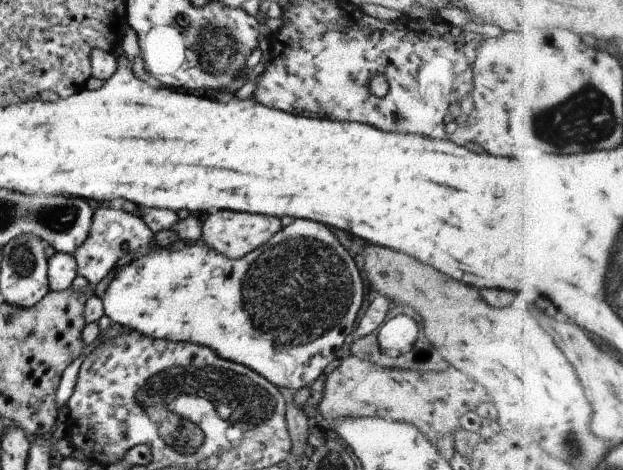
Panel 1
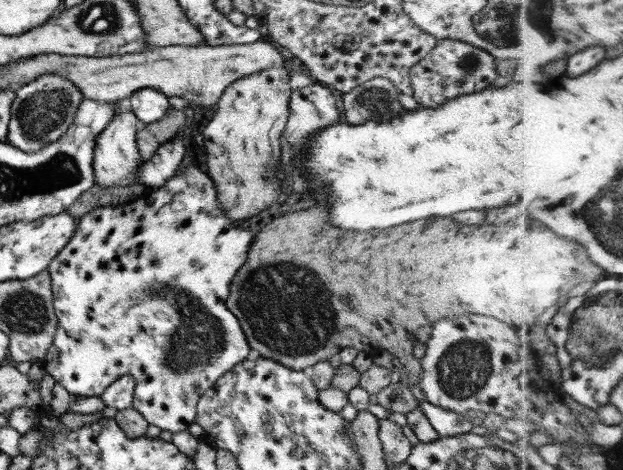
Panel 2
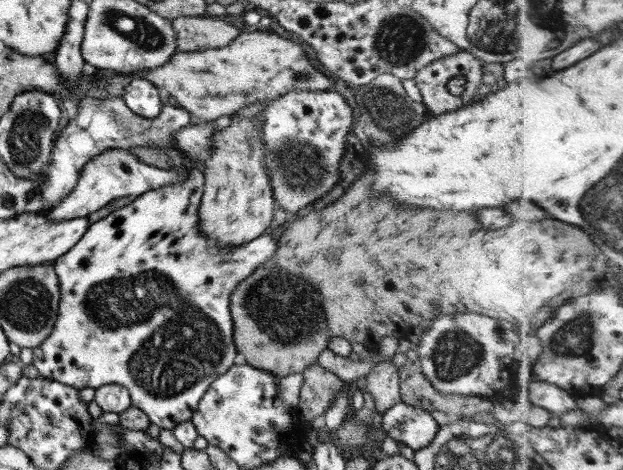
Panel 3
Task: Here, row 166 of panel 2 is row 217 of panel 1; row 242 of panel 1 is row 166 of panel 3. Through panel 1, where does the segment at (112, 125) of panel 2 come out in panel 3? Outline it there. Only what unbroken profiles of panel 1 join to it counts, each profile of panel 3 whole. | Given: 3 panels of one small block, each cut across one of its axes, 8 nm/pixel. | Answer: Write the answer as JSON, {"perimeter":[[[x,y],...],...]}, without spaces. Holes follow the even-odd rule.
{"perimeter":[[[112,148],[91,158],[80,171],[78,182],[71,193],[65,196],[60,204],[44,212],[48,220],[72,220],[87,217],[96,210],[106,206],[111,200],[132,196],[140,196],[143,192],[162,188],[166,184],[174,184],[187,177],[187,167],[179,164],[171,169],[160,169],[136,159],[124,148]]]}

